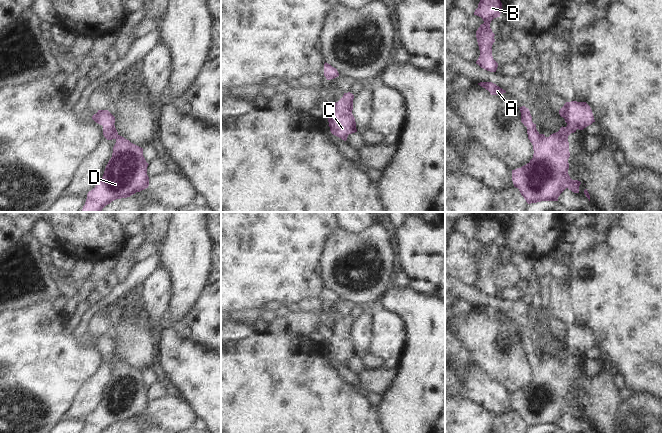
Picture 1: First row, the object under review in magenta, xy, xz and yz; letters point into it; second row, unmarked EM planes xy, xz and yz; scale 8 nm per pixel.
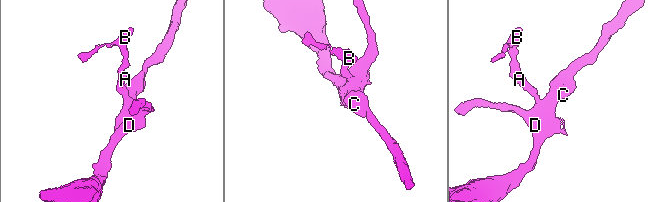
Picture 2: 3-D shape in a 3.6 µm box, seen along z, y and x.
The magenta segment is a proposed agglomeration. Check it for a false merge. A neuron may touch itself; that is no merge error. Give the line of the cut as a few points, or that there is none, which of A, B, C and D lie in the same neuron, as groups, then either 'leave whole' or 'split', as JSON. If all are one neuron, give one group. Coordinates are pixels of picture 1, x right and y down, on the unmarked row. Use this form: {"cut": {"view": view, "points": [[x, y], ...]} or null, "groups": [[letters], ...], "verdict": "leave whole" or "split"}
{"cut": null, "groups": [["A", "B", "C", "D"]], "verdict": "leave whole"}

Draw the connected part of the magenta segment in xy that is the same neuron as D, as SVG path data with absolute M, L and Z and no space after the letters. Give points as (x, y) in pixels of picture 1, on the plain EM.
M98 334L92 343L103 350L107 364L115 363L112 381L103 401L87 418L83 433L103 433L112 425L127 422L149 410L148 387L143 372L120 360L115 352L115 341L108 334Z

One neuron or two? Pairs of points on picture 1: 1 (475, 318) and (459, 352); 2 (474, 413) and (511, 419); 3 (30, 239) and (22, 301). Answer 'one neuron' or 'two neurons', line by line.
1: two neurons
2: one neuron
3: one neuron

